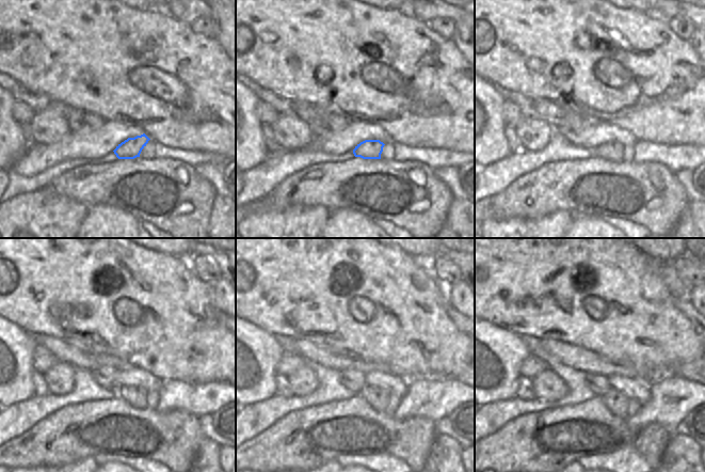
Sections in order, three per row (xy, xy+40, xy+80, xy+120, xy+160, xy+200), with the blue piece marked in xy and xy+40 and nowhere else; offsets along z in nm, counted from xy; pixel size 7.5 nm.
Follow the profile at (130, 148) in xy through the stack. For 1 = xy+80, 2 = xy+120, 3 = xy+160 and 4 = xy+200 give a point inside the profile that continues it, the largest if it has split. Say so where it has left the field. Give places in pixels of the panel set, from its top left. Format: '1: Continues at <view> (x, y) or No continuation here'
1: Continues at xy+80 (610, 151)
2: Continues at xy+120 (135, 395)
3: Continues at xy+160 (377, 397)
4: Continues at xy+200 (615, 402)

